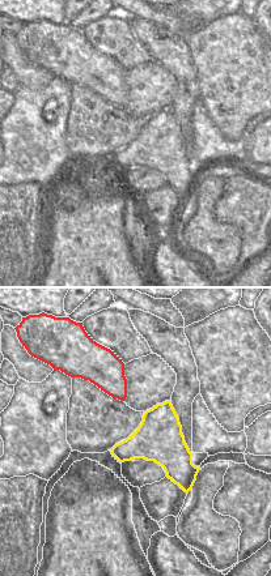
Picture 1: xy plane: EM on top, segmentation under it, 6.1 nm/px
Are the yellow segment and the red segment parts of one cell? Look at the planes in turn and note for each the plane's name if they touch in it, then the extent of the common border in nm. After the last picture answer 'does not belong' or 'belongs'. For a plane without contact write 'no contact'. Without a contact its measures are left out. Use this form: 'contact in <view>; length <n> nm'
no contact

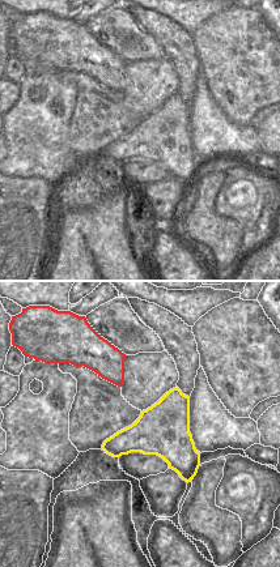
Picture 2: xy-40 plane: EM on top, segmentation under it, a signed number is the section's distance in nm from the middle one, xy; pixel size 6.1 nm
no contact

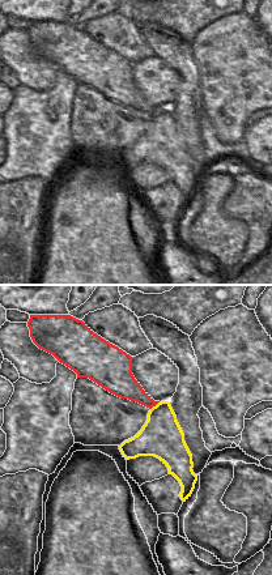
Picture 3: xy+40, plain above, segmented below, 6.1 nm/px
contact in xy+40; length 80 nm

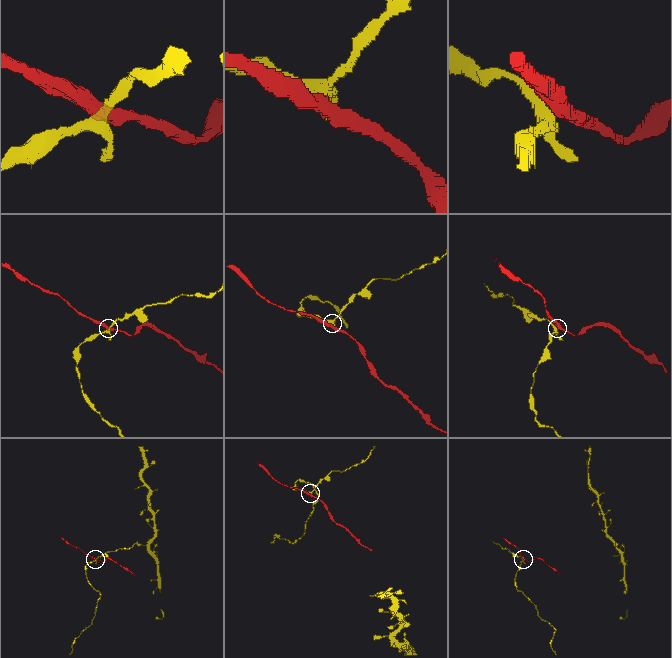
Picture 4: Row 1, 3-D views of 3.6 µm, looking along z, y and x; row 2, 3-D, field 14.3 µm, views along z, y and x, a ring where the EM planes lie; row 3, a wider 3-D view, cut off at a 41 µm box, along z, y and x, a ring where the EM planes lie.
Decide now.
does not belong

